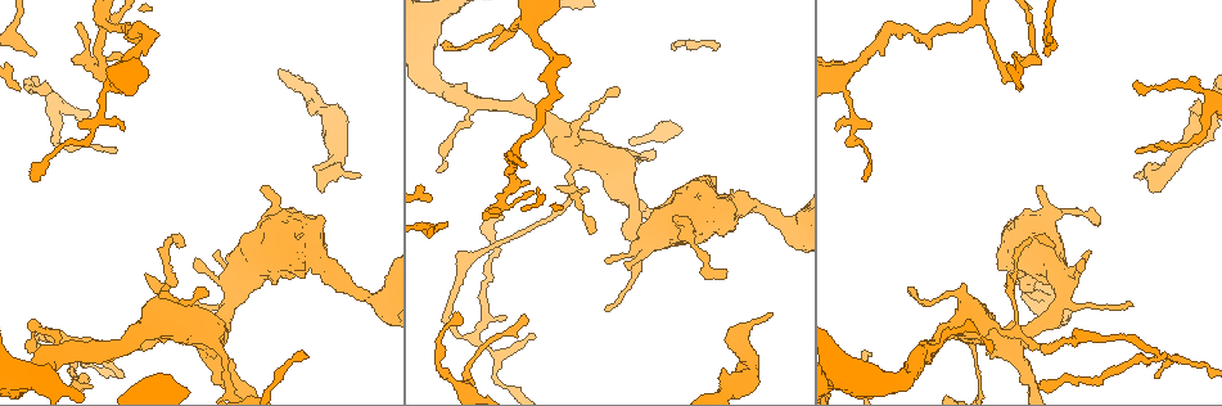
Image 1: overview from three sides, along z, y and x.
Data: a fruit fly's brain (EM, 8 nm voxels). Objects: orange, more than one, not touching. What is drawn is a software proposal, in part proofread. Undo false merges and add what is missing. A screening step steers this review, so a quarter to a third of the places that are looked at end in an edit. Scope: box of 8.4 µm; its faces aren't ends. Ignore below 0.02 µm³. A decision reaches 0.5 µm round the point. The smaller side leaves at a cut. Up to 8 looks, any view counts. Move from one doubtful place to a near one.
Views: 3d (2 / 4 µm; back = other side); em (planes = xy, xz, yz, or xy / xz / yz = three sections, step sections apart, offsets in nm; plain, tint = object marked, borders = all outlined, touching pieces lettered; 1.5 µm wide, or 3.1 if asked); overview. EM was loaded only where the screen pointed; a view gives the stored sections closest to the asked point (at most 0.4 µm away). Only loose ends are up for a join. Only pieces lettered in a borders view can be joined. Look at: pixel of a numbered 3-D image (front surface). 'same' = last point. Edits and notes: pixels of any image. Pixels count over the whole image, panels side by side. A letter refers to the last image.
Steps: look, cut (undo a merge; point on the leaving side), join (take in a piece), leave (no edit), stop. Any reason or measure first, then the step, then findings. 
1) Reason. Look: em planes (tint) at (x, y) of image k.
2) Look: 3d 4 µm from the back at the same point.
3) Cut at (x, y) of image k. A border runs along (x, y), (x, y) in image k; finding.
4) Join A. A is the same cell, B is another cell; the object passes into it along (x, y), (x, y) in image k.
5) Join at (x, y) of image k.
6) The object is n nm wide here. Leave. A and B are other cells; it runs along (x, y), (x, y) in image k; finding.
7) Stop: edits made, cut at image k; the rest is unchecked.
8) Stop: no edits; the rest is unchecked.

Branch stops here. Look: 3d 4 µm at (263, 185) of image 1.

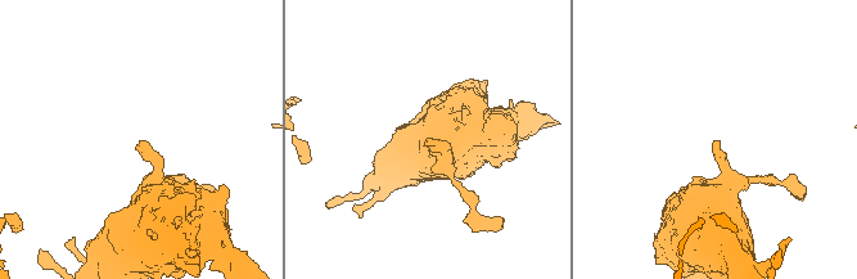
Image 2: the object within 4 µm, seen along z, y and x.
Look: em yz step 8 (tint) at (143, 143) of image 2.

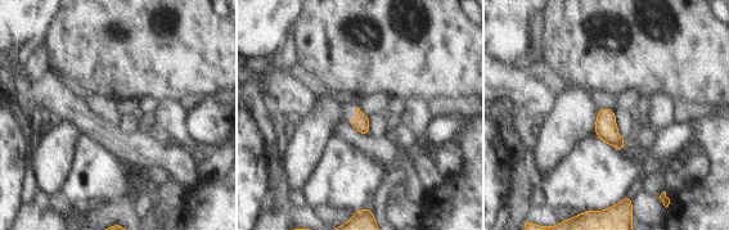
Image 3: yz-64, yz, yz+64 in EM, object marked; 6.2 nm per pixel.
Look: em planes (borders) at the same point.

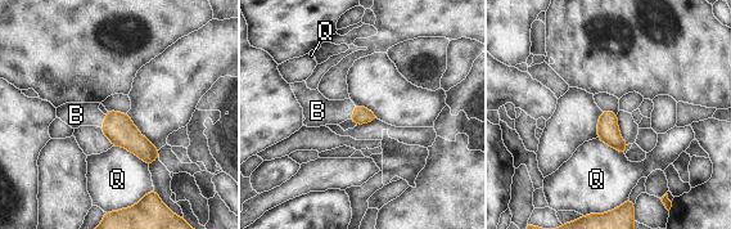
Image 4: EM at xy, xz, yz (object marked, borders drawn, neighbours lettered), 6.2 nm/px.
The object is 110 nm wide here. Join B. B is the same cell, Q is another cell; the object passes into it along (361, 115), (353, 112), (317, 111) in image 4; the neuron continues.

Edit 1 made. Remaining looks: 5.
Look: overview.

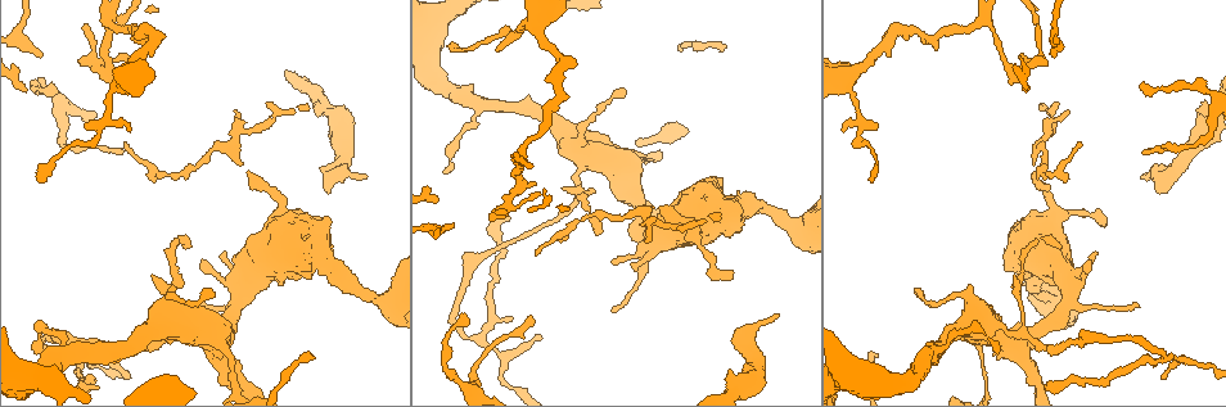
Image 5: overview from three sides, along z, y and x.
Free end. Look: em planes (borders) at (738, 330) of image 5.

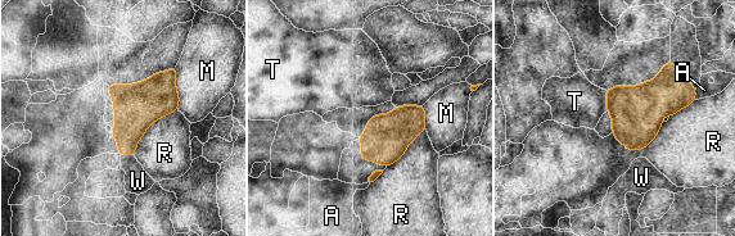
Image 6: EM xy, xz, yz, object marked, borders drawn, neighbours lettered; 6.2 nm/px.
Join W. W is the same cell, A, M, R and T are other cells; the object passes into it along (132, 117), (127, 155), (138, 181) in image 6; it goes on there.

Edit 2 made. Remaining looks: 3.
Stop: edits made, join at image 4, join at image 6; the rest is unchecked.

